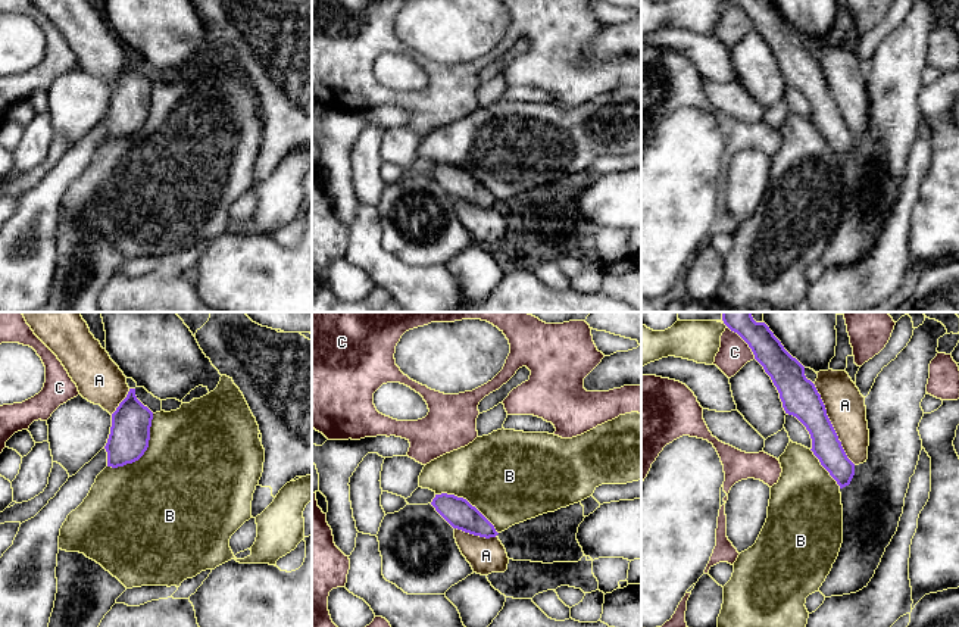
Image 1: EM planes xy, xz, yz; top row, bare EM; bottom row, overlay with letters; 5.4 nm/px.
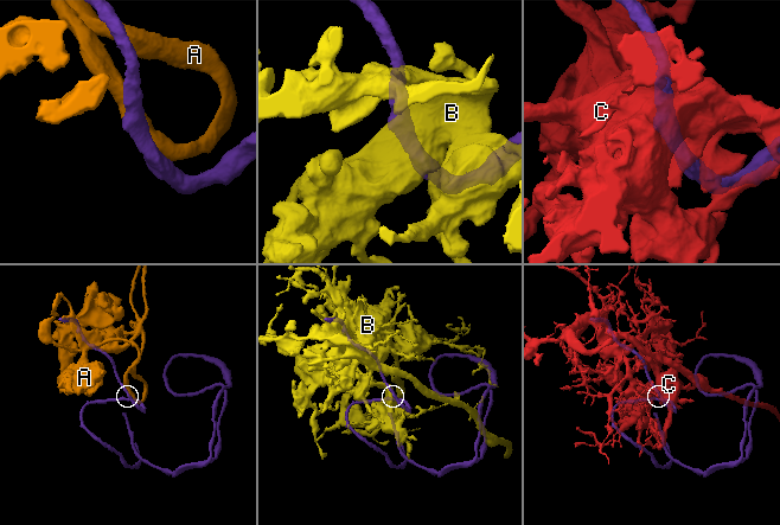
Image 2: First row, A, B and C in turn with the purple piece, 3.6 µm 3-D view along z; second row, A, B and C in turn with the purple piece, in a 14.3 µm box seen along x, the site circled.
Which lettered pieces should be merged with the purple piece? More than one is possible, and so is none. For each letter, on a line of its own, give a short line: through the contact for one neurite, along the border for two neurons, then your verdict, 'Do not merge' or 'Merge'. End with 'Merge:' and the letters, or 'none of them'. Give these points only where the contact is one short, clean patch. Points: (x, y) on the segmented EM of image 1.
A: Merge
B: Do not merge
C: Do not merge
Merge: A

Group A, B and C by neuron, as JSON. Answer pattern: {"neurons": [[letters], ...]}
{"neurons": [["A"], ["B"], ["C"]]}

